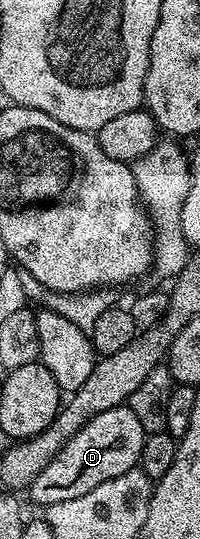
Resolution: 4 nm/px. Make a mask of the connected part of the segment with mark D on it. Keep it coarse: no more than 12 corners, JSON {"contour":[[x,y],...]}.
{"contour":[[105,409],[33,480],[40,505],[136,470],[145,432]]}

